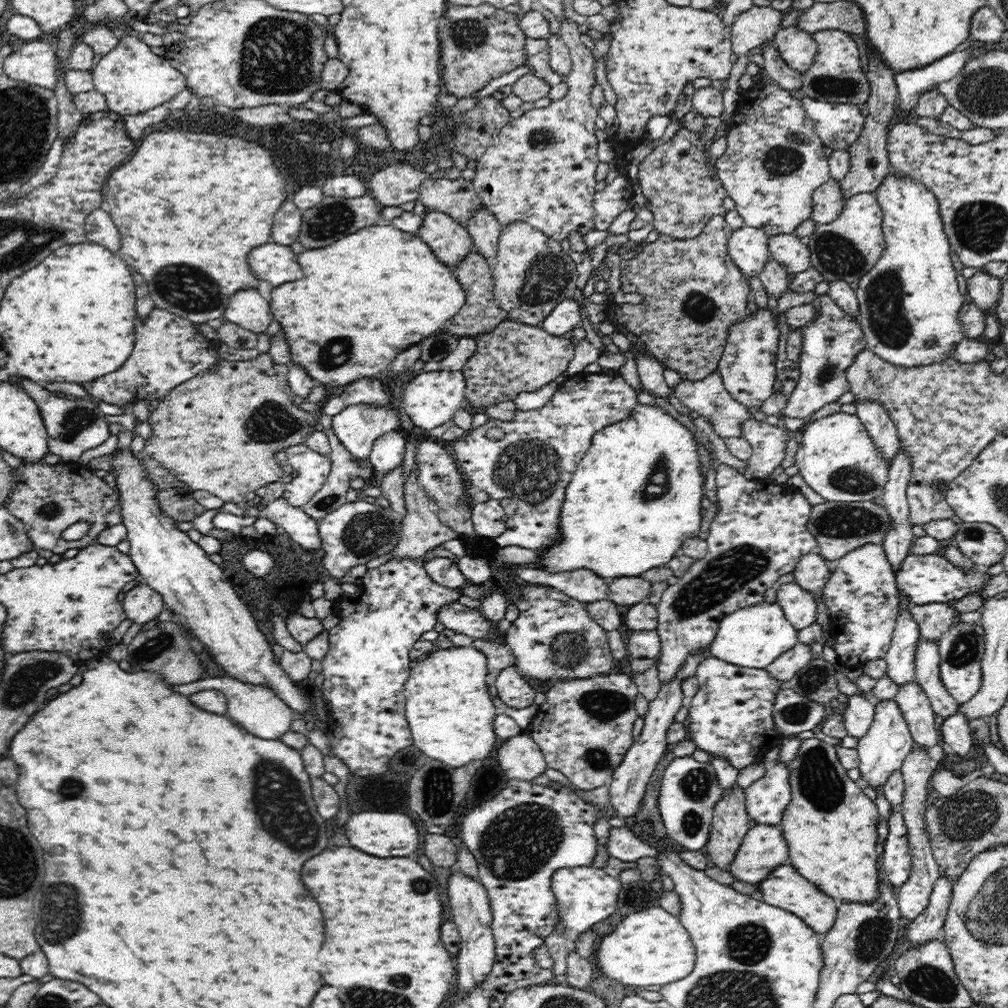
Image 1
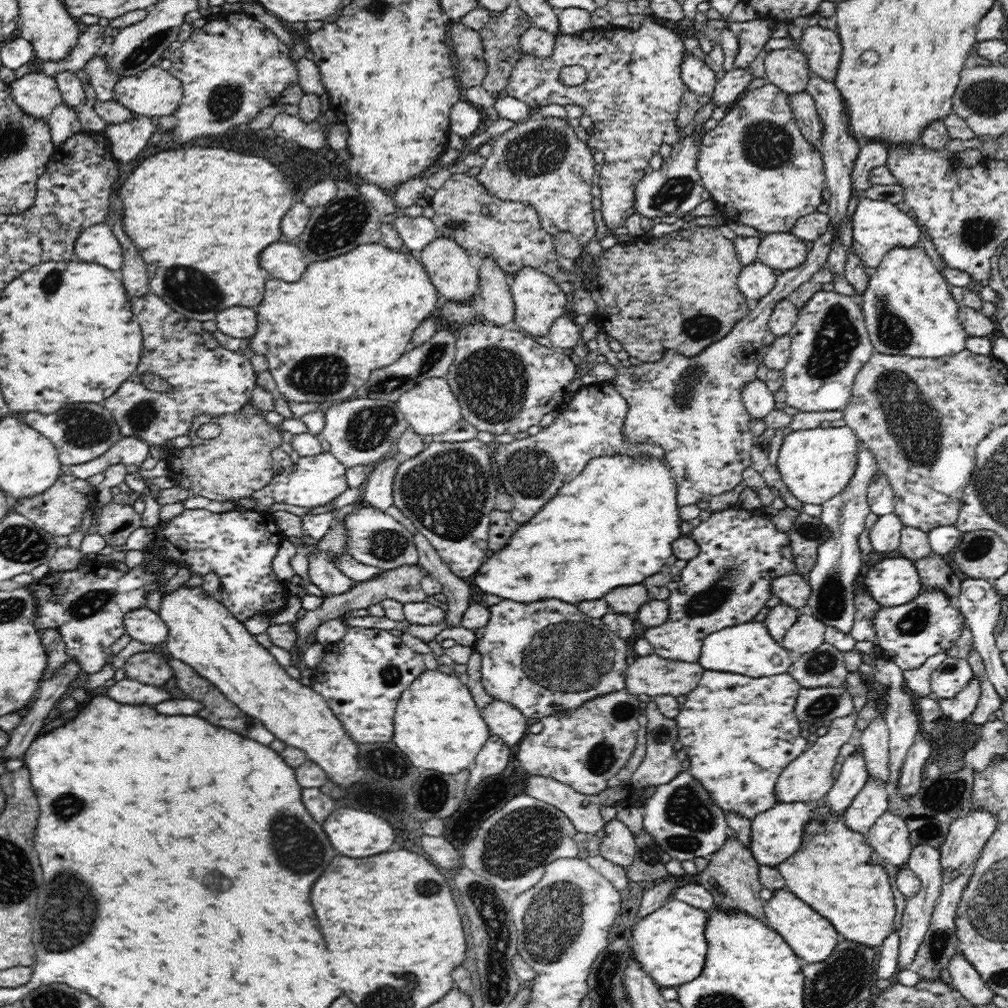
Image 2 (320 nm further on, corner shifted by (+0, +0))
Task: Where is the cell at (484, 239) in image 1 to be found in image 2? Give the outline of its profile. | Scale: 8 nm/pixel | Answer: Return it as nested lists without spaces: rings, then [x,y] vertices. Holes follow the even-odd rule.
[[[490,257],[482,259],[479,274],[480,293],[475,302],[482,322],[499,327],[515,320],[515,304],[511,293],[510,276]]]

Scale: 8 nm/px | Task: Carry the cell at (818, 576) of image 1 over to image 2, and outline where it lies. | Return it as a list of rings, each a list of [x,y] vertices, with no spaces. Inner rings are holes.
[[[793,572],[771,583],[771,596],[780,598],[780,602],[796,610],[807,605],[810,594],[811,587],[806,577]]]

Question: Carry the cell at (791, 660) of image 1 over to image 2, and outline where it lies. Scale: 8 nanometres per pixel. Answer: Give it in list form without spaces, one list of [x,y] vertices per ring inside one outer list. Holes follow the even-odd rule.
[[[800,614],[790,626],[781,646],[804,655],[825,642],[827,626],[812,614]]]

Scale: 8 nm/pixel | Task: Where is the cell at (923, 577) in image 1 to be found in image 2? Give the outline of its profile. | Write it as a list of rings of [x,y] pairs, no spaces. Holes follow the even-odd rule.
[[[906,558],[876,559],[872,567],[865,568],[860,582],[865,587],[865,592],[868,592],[868,597],[872,597],[872,600],[882,607],[910,602],[912,598],[916,598],[916,594],[920,593],[922,588],[914,563]]]

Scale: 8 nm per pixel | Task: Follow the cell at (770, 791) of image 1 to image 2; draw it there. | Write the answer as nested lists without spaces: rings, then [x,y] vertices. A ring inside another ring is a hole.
[[[856,711],[844,718],[835,718],[829,724],[817,730],[812,738],[811,748],[805,750],[781,772],[776,781],[776,798],[782,802],[822,802],[834,785],[834,766],[840,748],[852,738],[858,715]]]

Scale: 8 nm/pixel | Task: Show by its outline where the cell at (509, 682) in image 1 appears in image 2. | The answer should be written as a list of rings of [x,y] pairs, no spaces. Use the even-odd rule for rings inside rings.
[[[492,701],[481,710],[482,718],[490,734],[498,736],[506,747],[516,746],[528,733],[530,722],[520,711],[504,701]]]

